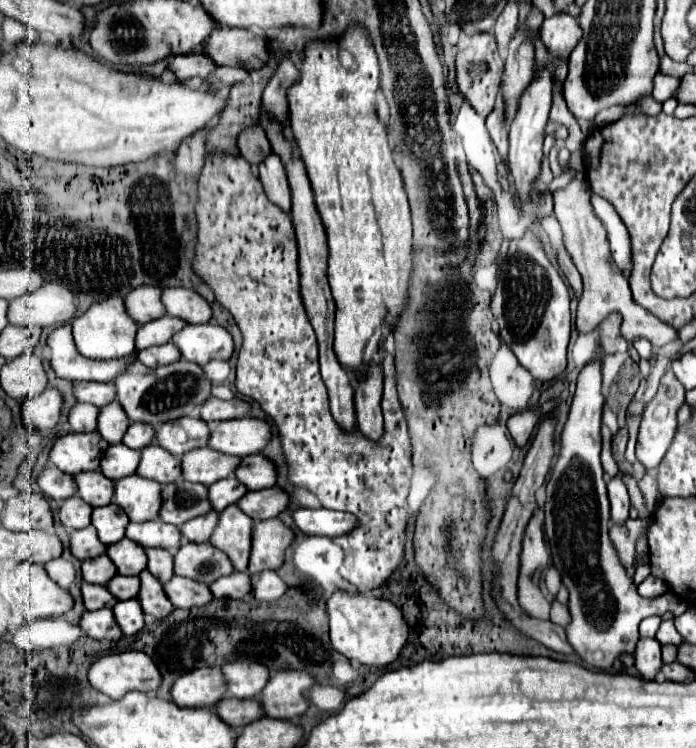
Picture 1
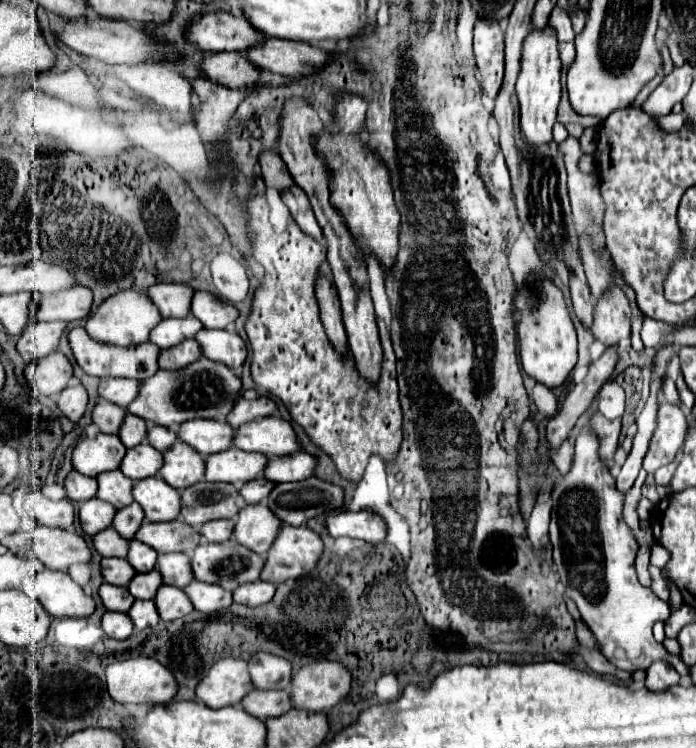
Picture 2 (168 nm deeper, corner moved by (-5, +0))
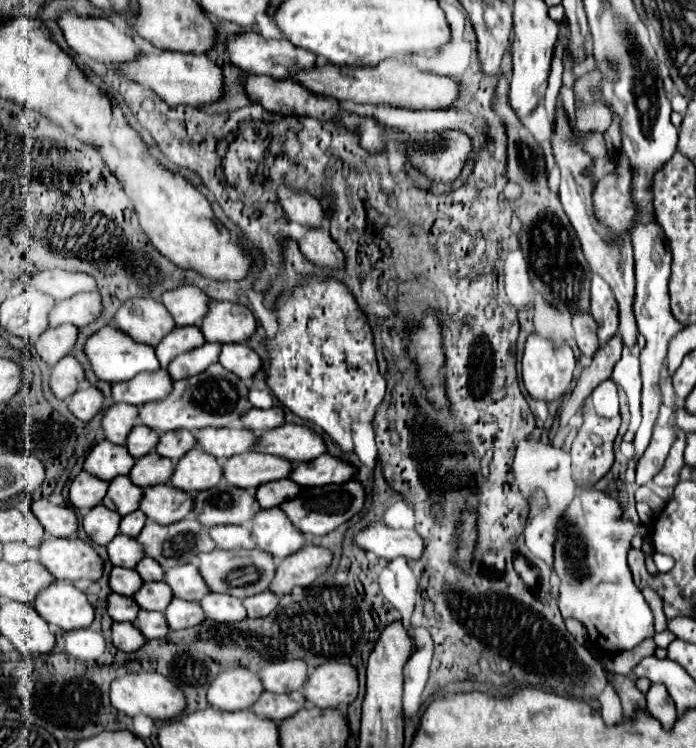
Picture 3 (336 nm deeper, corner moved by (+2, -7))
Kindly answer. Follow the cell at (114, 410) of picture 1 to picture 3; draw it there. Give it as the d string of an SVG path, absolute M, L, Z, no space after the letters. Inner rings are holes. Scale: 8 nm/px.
M136 425L132 429L132 433L128 435L126 447L128 447L128 451L130 451L132 457L140 459L140 457L152 453L156 449L158 441L160 441L160 435L156 431L152 431L152 429L144 427L144 425Z

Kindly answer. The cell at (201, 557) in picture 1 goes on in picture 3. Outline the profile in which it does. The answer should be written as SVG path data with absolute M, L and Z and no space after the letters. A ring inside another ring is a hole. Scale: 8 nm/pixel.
M216 549L212 553L200 555L200 573L202 573L204 581L210 585L212 591L228 593L228 595L236 595L240 599L246 599L246 597L268 591L274 575L276 575L276 559L262 549L252 549L252 551L246 551L246 549L240 549L240 551Z

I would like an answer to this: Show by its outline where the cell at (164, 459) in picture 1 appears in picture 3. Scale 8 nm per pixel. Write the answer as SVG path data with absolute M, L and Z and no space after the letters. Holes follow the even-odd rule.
M192 449L176 463L170 485L184 491L204 491L216 487L222 479L222 465L204 449Z

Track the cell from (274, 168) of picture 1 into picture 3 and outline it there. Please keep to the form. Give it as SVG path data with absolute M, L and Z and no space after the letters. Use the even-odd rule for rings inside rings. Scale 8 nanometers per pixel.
M326 227L308 229L308 233L298 241L302 255L322 269L342 269L344 267L344 253L330 237Z

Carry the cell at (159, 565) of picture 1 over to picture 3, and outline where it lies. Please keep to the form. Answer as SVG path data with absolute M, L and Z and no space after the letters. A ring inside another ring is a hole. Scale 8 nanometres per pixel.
M184 565L184 567L172 567L166 569L164 581L172 587L174 597L186 599L186 601L200 601L204 595L210 593L210 587L204 583L198 565Z

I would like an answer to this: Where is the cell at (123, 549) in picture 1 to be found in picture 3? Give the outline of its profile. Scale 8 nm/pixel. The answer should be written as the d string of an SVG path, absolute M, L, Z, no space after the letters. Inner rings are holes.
M144 557L140 563L138 563L138 567L136 567L136 571L140 573L140 577L144 579L144 581L162 581L164 577L162 577L162 567L156 563L156 559L152 559L152 557Z

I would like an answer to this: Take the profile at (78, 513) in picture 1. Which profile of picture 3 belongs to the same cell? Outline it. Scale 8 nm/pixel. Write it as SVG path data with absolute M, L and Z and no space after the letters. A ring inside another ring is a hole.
M96 505L84 515L84 529L98 545L108 545L118 535L120 515L104 505Z

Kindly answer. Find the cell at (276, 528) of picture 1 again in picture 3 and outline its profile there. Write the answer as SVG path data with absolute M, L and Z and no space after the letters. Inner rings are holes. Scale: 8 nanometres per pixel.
M308 545L298 553L282 559L278 563L276 579L272 581L272 591L276 595L288 595L294 587L312 585L332 563L332 551L318 545Z

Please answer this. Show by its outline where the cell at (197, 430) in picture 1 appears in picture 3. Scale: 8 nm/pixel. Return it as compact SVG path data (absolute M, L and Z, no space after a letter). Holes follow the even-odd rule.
M202 429L196 433L196 439L216 459L228 459L250 451L256 443L256 433L250 429Z

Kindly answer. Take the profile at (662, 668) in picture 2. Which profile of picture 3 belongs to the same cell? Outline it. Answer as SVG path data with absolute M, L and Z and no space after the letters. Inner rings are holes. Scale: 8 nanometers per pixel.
M652 683L646 695L646 701L648 701L648 711L652 713L652 717L656 717L662 723L662 727L670 731L678 719L678 713L666 687L662 683Z

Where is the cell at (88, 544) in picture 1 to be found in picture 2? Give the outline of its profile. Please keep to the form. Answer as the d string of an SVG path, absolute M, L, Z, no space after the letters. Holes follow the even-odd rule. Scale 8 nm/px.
M105 528L99 534L93 536L93 548L101 556L117 556L125 558L127 556L127 540L123 540L113 528Z

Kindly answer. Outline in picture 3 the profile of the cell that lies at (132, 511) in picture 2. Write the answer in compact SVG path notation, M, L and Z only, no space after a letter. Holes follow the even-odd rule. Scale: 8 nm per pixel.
M138 509L138 511L122 517L122 521L120 521L120 533L138 537L140 531L142 531L142 527L144 527L144 523L146 523L146 515Z

